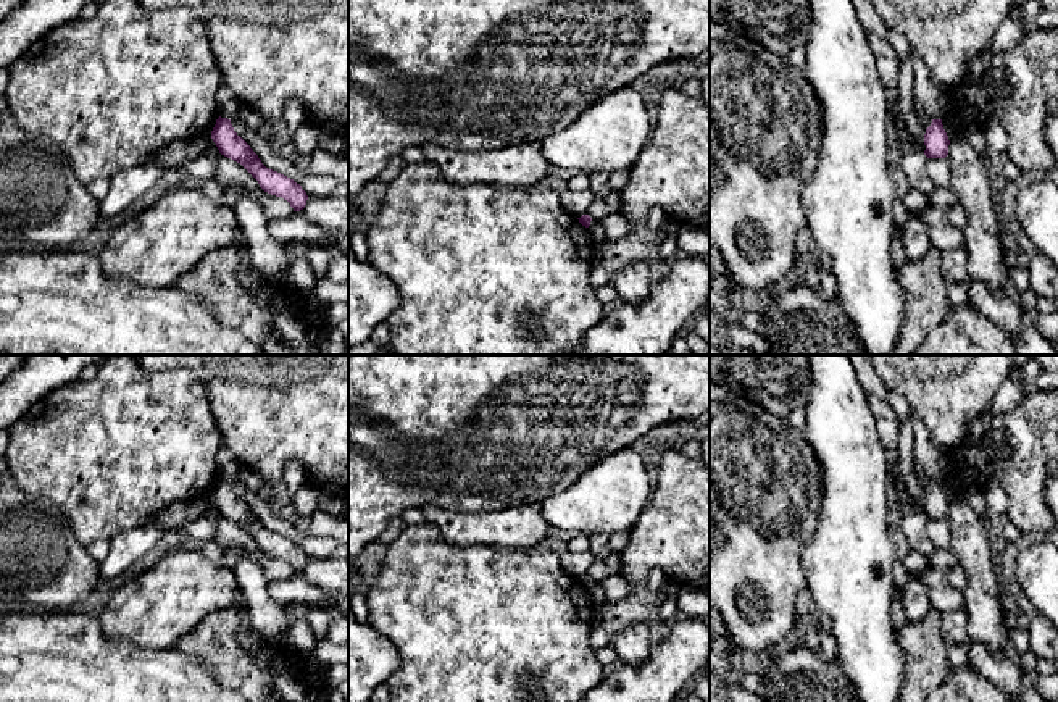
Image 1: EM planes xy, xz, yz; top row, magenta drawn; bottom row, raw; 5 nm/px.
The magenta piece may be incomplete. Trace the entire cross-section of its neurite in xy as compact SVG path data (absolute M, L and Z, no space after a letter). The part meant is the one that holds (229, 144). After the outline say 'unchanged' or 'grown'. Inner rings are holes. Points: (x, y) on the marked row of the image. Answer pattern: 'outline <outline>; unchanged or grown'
outline M218 118L211 139L221 155L240 163L260 184L260 187L290 203L294 211L305 208L308 195L294 179L266 168L250 145L234 131L231 119Z; unchanged

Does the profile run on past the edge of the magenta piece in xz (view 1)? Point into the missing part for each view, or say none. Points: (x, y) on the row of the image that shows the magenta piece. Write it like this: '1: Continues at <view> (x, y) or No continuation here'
1: No continuation here

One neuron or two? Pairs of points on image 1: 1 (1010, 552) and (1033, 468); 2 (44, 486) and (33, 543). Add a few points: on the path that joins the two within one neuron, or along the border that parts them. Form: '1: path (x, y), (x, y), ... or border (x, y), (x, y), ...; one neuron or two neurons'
1: border (1023, 531), (1041, 533); two neurons
2: border (16, 483), (33, 499), (54, 504), (70, 525); two neurons

